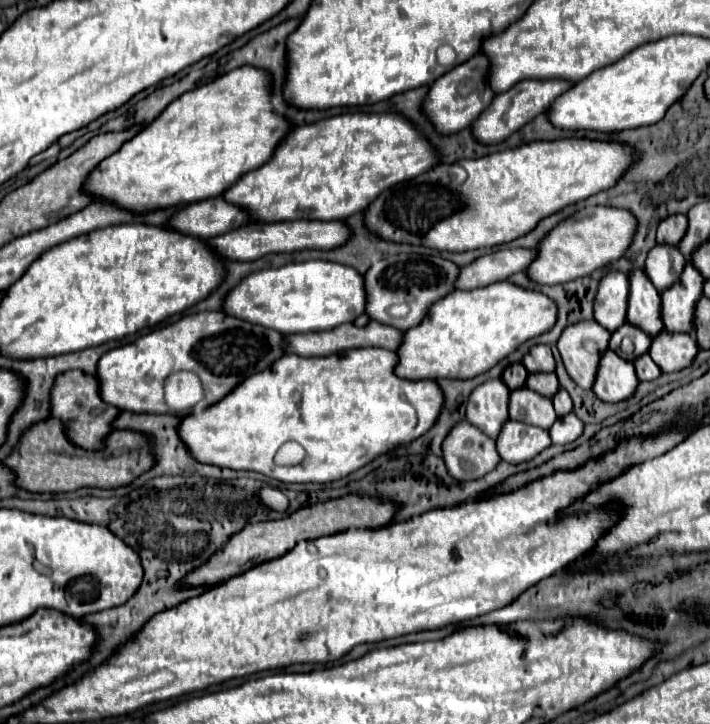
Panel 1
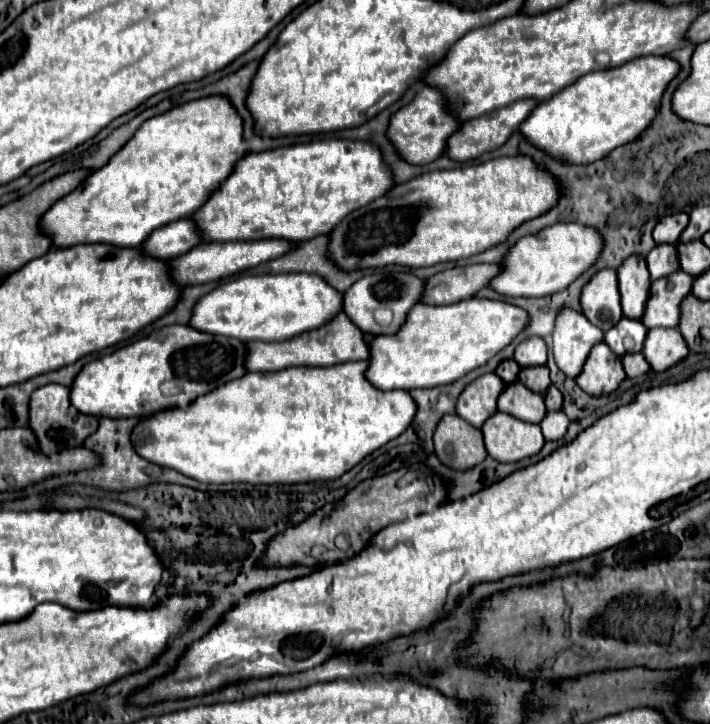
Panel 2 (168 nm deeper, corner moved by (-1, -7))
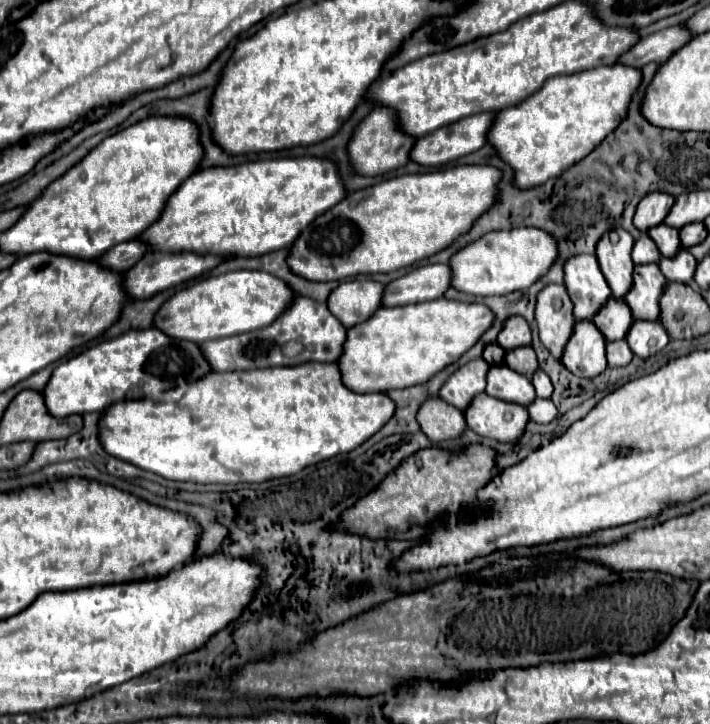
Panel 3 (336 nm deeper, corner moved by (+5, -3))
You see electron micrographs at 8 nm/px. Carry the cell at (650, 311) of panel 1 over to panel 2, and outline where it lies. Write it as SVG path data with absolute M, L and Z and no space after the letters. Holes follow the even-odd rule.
M631 254L629 258L625 258L617 268L617 280L623 314L627 318L639 320L641 312L645 310L645 300L649 298L651 284L645 258L641 254Z

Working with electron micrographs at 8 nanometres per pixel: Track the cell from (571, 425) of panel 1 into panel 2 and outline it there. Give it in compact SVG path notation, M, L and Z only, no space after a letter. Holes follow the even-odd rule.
M547 410L545 418L541 420L541 430L545 440L559 440L565 436L567 426L569 426L569 418L565 416L563 410Z

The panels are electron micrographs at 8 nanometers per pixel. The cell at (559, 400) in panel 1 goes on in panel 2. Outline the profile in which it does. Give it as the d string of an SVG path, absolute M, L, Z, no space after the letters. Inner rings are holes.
M549 386L549 390L545 392L545 406L547 406L547 410L561 408L561 404L563 404L563 396L561 396L561 392L559 392L555 386Z

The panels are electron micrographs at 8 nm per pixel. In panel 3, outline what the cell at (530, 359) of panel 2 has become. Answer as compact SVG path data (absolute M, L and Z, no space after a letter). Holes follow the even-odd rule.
M513 316L513 318L509 318L505 322L505 328L501 330L497 342L505 350L531 346L531 328L529 328L529 324L521 316Z

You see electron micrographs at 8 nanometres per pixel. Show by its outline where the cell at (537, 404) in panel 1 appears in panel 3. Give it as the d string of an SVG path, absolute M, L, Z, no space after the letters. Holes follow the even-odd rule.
M495 366L487 374L487 394L505 402L519 404L527 408L531 402L535 402L535 388L529 378L523 374L503 366Z

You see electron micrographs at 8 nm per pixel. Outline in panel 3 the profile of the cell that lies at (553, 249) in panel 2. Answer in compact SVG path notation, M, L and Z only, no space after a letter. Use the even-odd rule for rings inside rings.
M539 228L489 232L477 242L471 242L463 250L459 250L451 258L449 262L453 270L451 286L475 296L493 296L515 290L527 290L535 280L547 274L547 268L555 264L555 256L559 256L559 248L555 248L555 240L551 240L547 232L539 232Z

